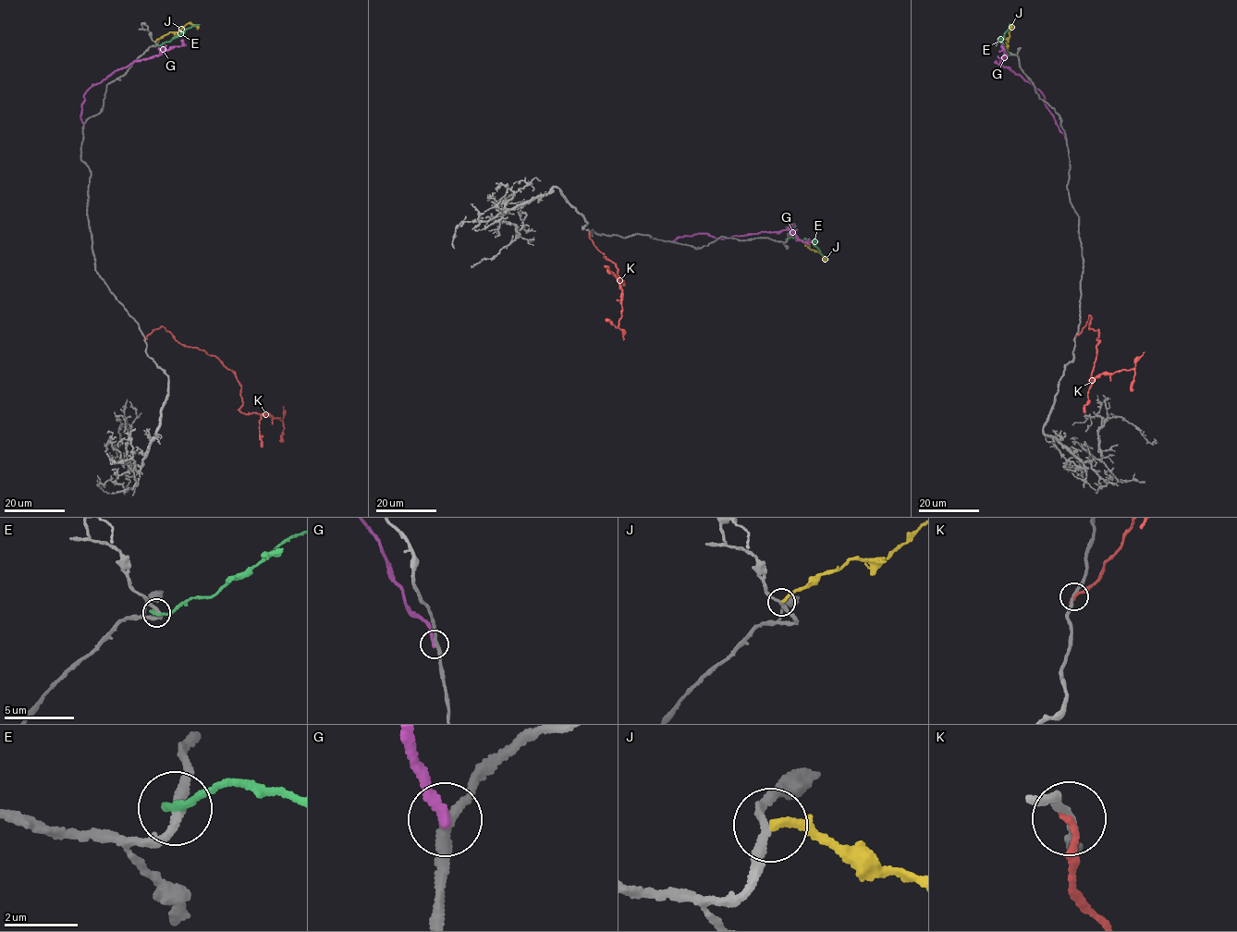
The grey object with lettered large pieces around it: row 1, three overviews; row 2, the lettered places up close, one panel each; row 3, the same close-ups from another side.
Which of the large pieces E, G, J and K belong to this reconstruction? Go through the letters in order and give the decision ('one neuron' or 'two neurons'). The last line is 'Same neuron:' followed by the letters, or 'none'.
E: two neurons
G: two neurons
J: one neuron
K: two neurons
Same neuron: J

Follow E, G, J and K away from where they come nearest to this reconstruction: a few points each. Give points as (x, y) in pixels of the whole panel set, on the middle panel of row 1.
E: (787, 239), (792, 237), (806, 239), (828, 259)
G: (673, 241), (698, 233), (726, 239), (787, 229), (801, 239), (811, 241)
J: (788, 236), (799, 239), (825, 260), (824, 257)
K: (589, 231), (595, 247), (618, 269), (623, 284), (608, 269), (622, 290), (622, 311), (618, 326), (607, 321)

